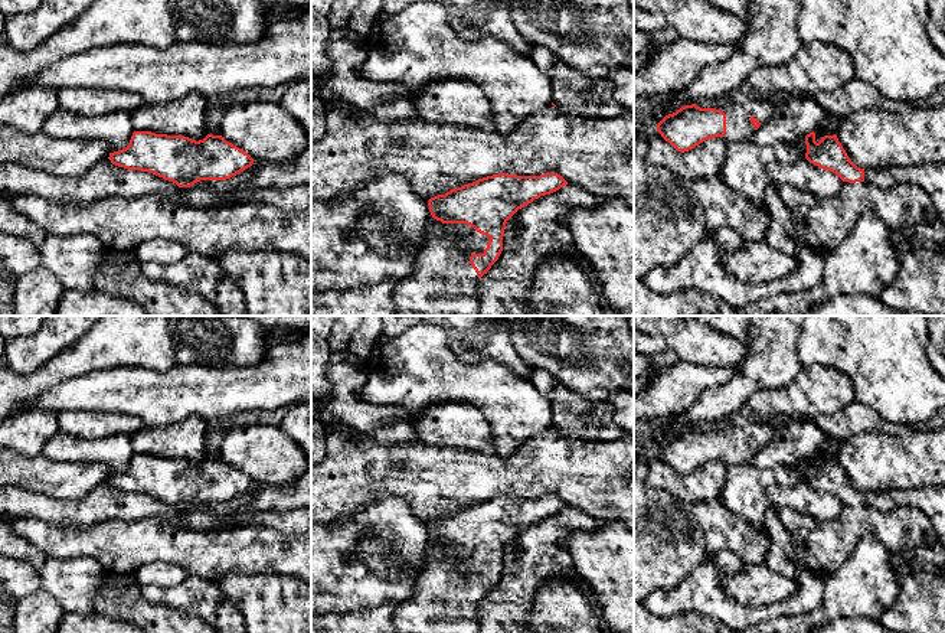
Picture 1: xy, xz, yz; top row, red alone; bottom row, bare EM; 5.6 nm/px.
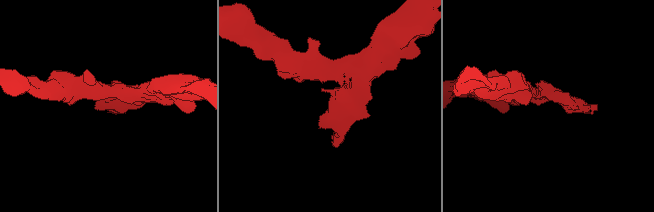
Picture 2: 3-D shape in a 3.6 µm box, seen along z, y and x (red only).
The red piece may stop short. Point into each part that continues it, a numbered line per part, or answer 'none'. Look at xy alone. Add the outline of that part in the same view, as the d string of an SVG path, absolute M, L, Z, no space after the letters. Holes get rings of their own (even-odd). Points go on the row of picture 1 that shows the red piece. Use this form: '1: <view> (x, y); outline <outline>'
none

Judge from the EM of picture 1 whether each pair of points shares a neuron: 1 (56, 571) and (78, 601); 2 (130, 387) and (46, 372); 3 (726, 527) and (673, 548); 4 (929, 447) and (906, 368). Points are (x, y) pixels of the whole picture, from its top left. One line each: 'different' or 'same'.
1: same
2: different
3: same
4: different

